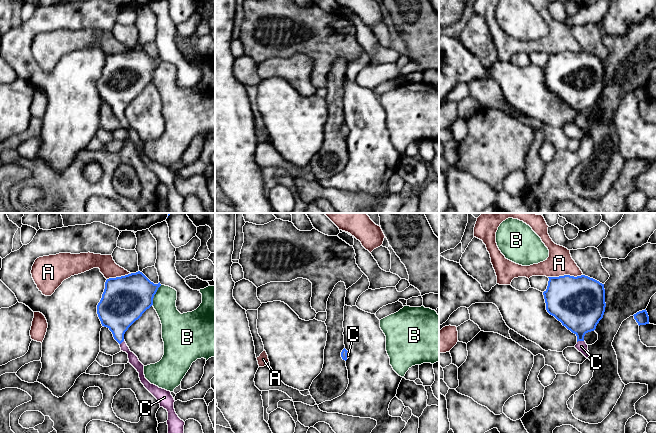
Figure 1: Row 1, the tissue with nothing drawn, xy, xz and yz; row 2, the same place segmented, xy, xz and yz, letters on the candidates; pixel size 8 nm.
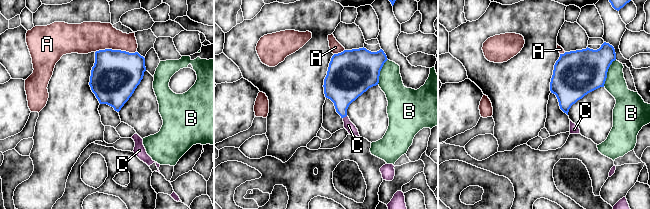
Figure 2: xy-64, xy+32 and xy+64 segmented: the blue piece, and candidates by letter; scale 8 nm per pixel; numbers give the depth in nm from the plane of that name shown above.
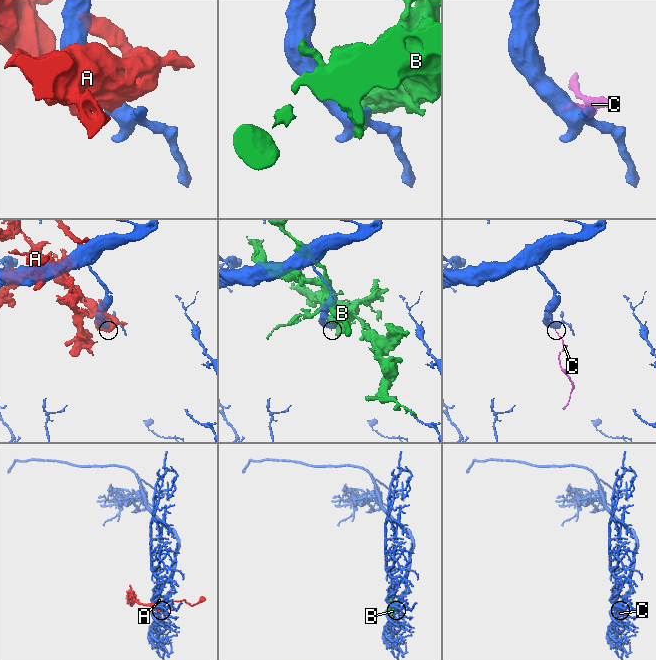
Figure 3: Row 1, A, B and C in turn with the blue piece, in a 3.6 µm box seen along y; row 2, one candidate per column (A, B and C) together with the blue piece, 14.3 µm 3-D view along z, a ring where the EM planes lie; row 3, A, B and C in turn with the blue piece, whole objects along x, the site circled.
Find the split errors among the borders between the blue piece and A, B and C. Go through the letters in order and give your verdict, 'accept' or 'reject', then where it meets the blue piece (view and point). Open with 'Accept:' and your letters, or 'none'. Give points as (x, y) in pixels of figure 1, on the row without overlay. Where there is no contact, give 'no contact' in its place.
Accept: C
A: reject; contact yz (565, 51)
B: reject; contact xy (154, 70)
C: accept; contact yz (580, 116)

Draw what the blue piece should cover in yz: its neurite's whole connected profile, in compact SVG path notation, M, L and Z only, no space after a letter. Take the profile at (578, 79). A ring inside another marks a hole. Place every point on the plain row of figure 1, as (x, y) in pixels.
M585 51L548 54L547 65L543 68L546 86L577 112L575 124L588 135L588 121L584 117L584 112L586 109L594 107L603 94L606 83L604 60Z

